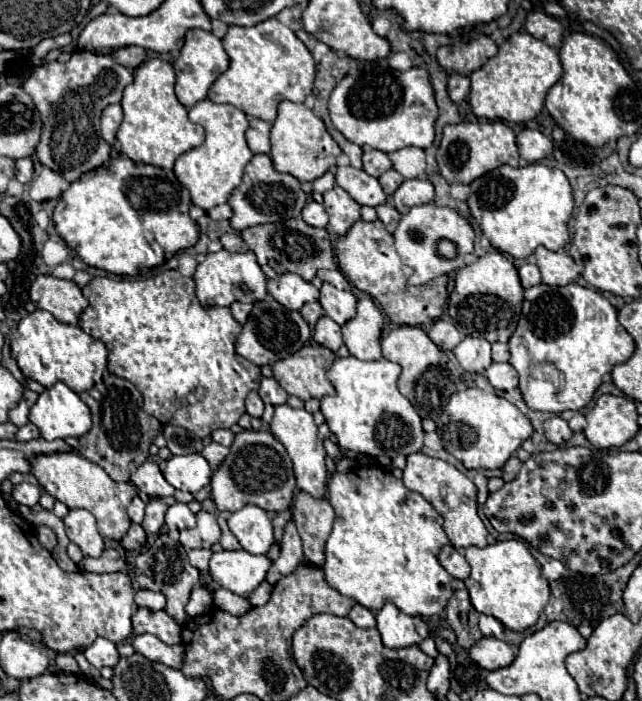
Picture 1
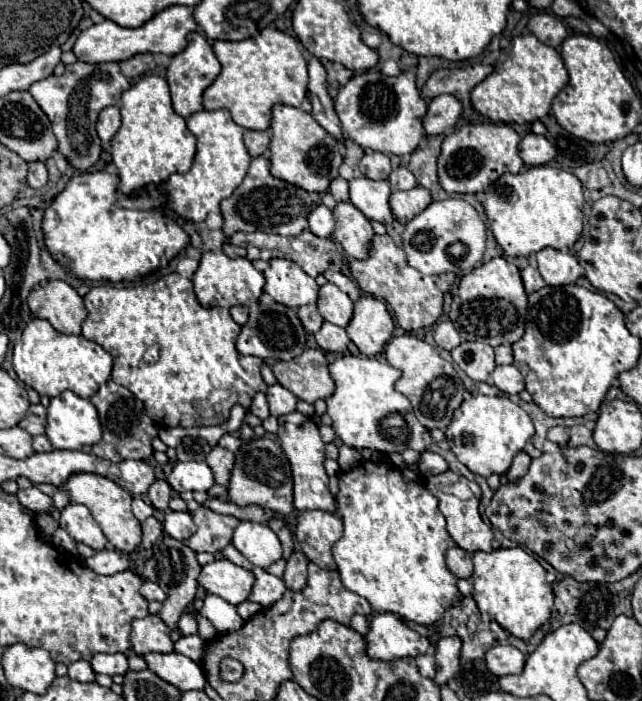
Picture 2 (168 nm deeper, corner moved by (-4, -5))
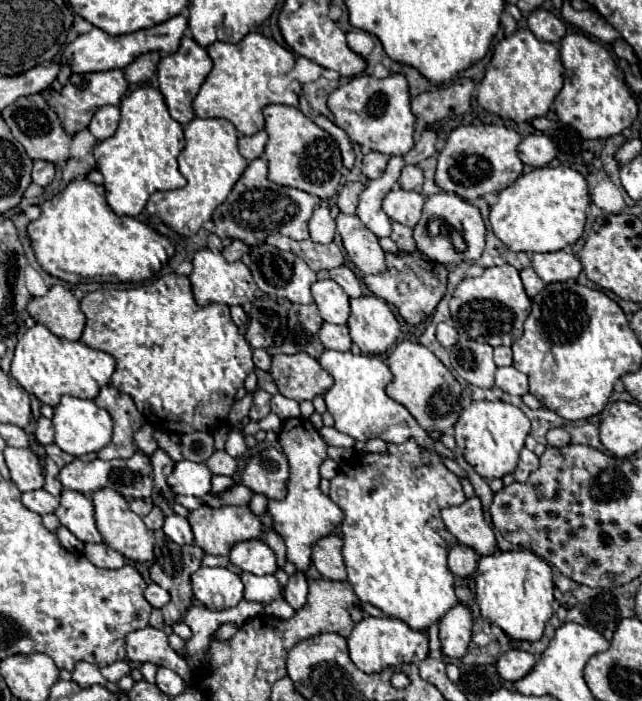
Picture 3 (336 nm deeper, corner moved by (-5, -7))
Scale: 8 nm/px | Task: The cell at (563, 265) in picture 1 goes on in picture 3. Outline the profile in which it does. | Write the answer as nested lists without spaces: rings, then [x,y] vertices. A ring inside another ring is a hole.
[[[566,250],[548,252],[548,254],[532,254],[532,268],[546,284],[574,280],[582,272],[580,260]]]

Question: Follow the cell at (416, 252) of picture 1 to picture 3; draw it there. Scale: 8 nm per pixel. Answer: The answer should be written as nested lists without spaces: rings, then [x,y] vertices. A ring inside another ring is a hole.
[[[440,192],[434,194],[426,200],[424,210],[422,210],[422,218],[420,222],[414,226],[414,240],[416,240],[416,248],[422,250],[432,262],[444,264],[444,262],[466,262],[466,260],[478,260],[482,250],[484,250],[484,220],[480,216],[480,210],[466,202],[464,198],[450,194],[450,192]],[[452,232],[458,232],[464,242],[466,242],[466,250],[458,252],[452,246]]]

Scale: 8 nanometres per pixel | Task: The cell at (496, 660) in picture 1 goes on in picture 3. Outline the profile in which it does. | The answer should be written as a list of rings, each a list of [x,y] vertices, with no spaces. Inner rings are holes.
[[[510,650],[510,652],[506,652],[506,654],[500,656],[496,668],[498,668],[498,674],[504,680],[516,682],[516,680],[524,678],[534,668],[534,664],[536,664],[536,658],[530,652]]]

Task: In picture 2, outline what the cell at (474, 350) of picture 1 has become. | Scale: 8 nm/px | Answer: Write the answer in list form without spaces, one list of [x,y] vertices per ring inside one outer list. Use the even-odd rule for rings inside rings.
[[[463,342],[451,350],[455,364],[477,382],[485,382],[489,374],[495,370],[493,348],[485,342]]]

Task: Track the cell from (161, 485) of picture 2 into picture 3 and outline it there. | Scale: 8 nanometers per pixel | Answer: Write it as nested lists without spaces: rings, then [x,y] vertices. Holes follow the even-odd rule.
[[[158,448],[152,456],[150,456],[150,462],[152,462],[152,468],[154,468],[154,484],[156,484],[156,490],[162,492],[166,490],[166,478],[172,474],[172,468],[174,468],[174,460],[162,450]]]

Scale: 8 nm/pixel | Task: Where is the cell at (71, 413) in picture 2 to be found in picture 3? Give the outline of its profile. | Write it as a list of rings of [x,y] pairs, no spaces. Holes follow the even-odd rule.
[[[62,396],[60,406],[54,408],[52,424],[54,424],[54,430],[56,430],[58,448],[78,458],[82,454],[98,452],[100,448],[104,448],[112,438],[112,424],[114,422],[112,422],[112,416],[104,408],[98,408],[92,400]]]

